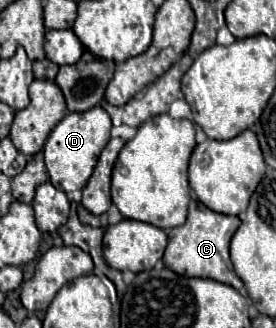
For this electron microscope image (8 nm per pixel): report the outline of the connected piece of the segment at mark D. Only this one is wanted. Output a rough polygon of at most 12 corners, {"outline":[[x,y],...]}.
{"outline":[[95,106],[67,114],[43,154],[51,184],[81,190],[111,118]]}

